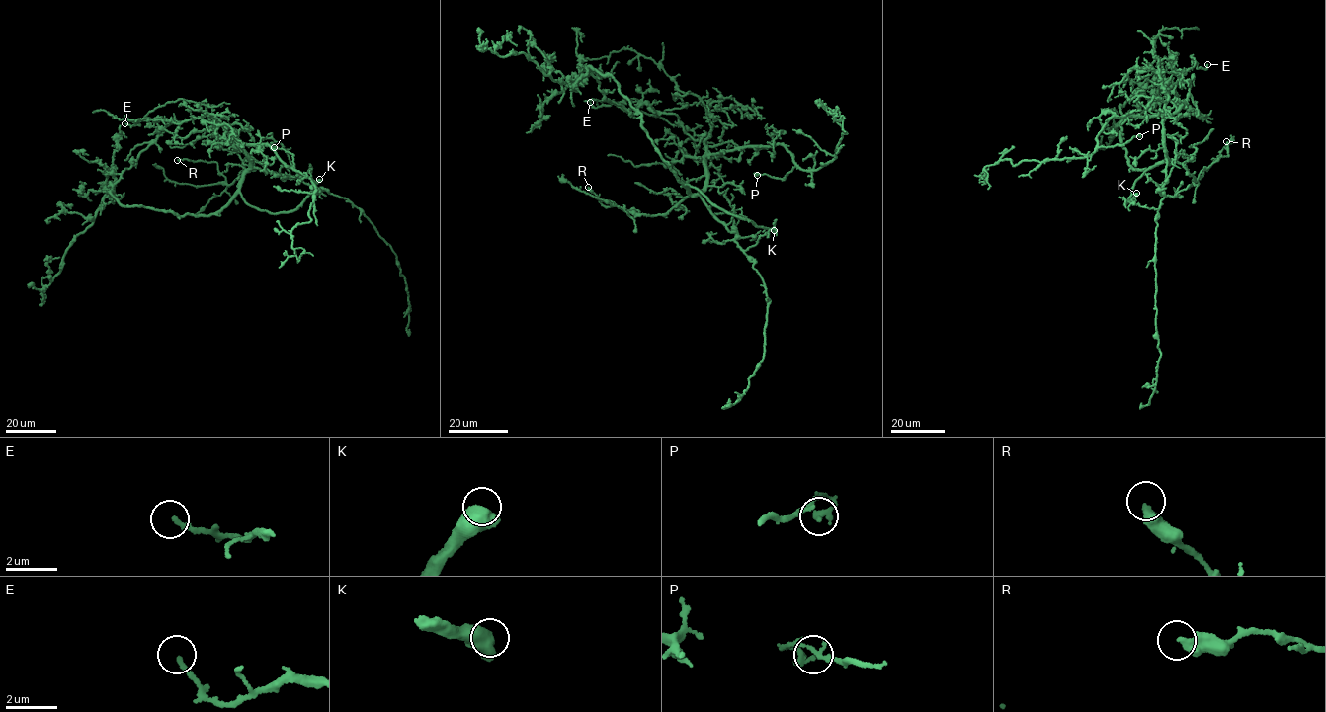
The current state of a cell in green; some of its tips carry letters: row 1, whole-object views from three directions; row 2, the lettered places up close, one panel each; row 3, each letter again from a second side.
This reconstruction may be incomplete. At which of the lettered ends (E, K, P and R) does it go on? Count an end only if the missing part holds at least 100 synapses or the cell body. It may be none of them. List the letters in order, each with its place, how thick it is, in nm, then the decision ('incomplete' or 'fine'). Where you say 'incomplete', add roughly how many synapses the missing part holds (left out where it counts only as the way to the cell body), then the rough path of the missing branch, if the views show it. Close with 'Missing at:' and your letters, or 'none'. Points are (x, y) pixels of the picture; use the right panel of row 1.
E: at (1207, 64); 170 nm thick; fine
K: at (1136, 193); 700 nm thick; incomplete; missing branch runs (1136, 193), (1057, 204), (1005, 237), (977, 278), (980, 339), (973, 355), (955, 364), (941, 364), (932, 331)
P: at (1139, 136); 240 nm thick; fine
R: at (1226, 141); 400 nm thick; fine
Missing at: K

